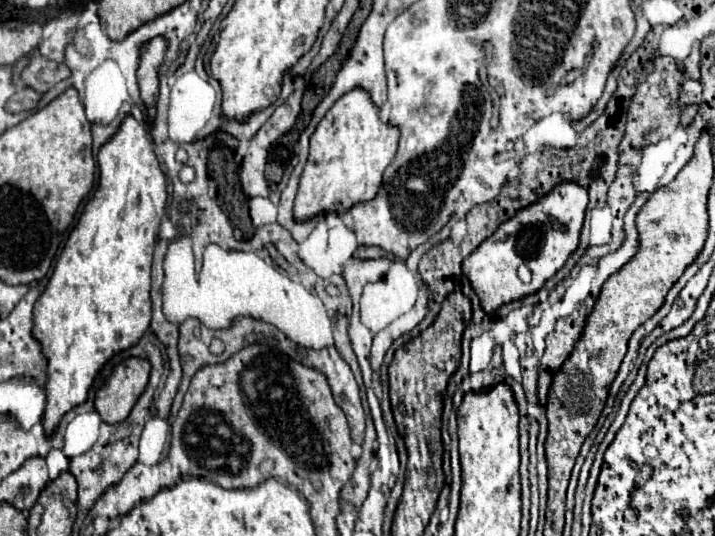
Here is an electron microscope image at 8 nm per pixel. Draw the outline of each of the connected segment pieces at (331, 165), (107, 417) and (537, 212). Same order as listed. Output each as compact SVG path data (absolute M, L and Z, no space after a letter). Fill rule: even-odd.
M351 90L351 94L339 98L311 136L309 160L293 206L295 220L305 222L327 212L347 212L355 204L373 200L385 168L397 154L397 142L399 130L381 122L379 110L365 90Z
M127 358L123 364L113 368L107 384L97 390L95 410L107 424L123 422L143 390L147 388L151 364L143 358Z
M563 182L547 198L535 202L535 206L527 206L527 210L519 210L515 218L503 222L493 236L489 236L479 250L463 260L463 272L469 278L475 294L481 300L481 308L487 314L497 312L501 306L523 300L529 294L535 294L545 286L549 278L559 272L567 258L579 248L579 234L583 228L585 212L589 206L587 190L573 182ZM519 264L527 264L533 278L529 284L521 282L517 276Z

